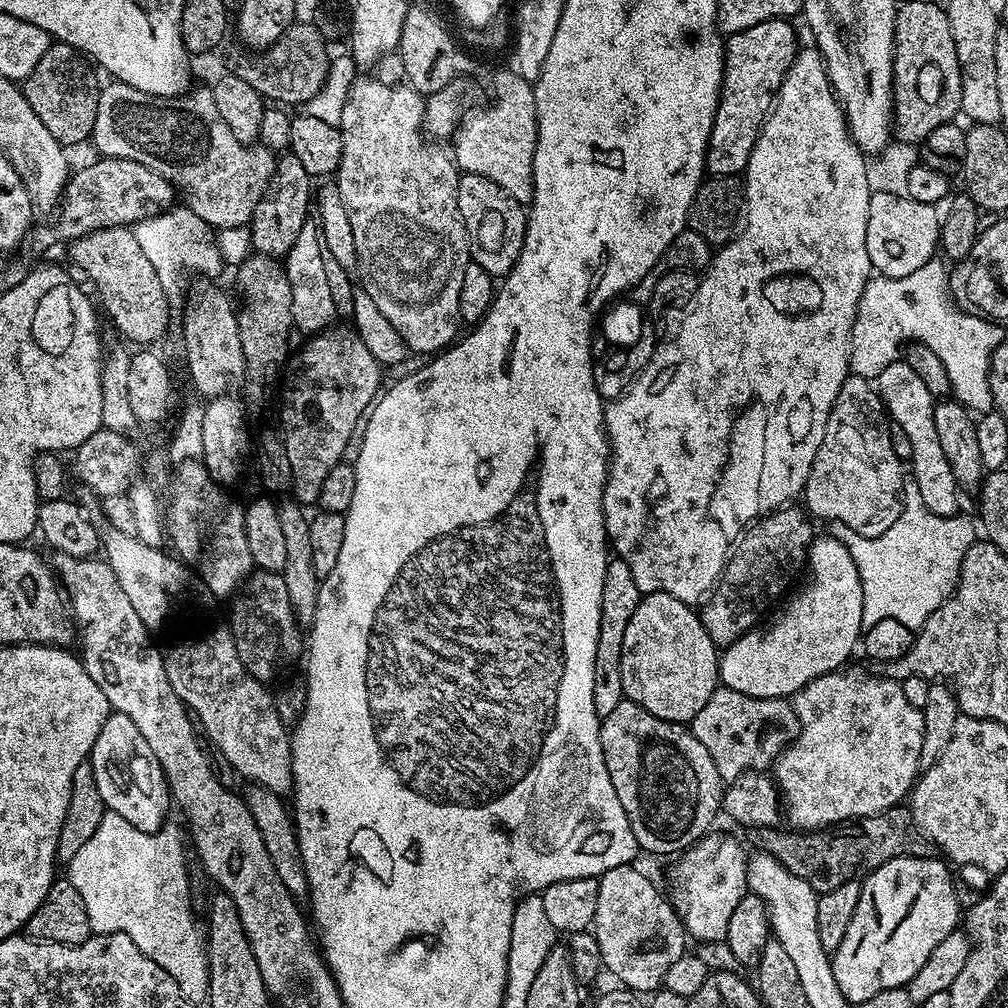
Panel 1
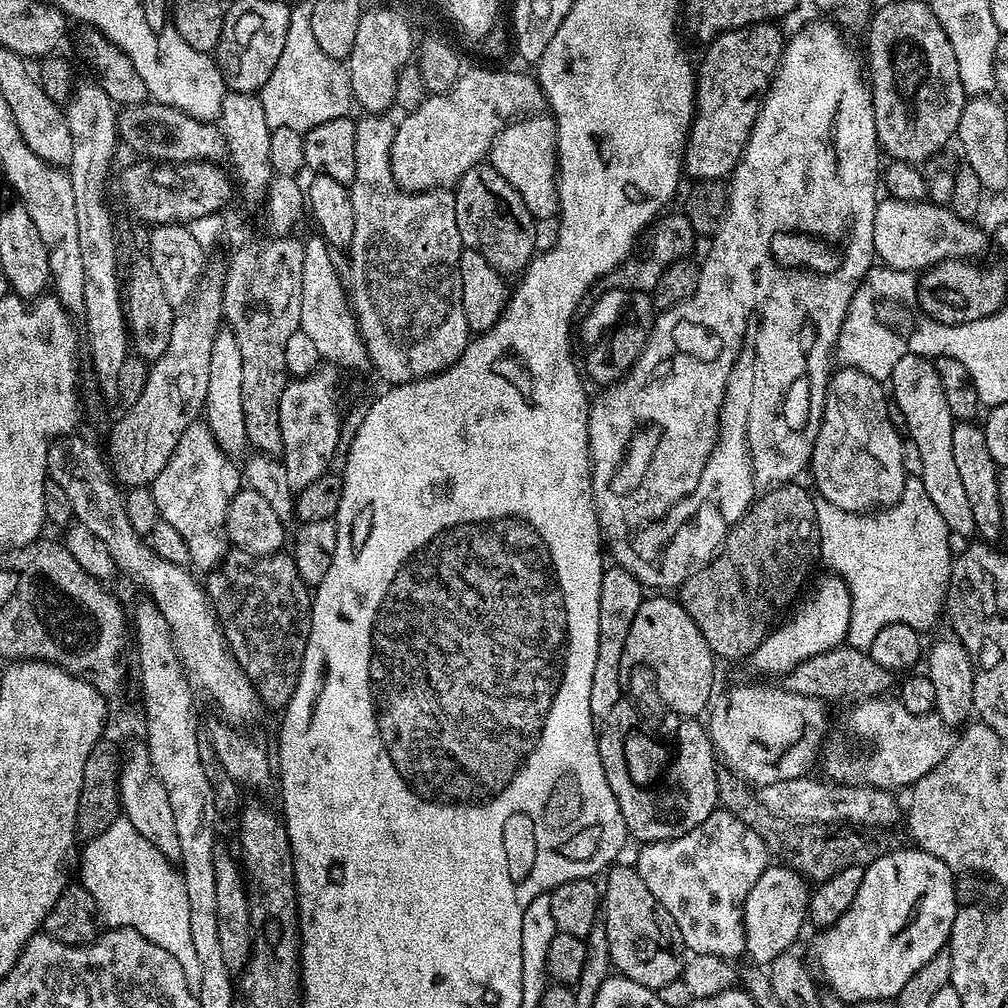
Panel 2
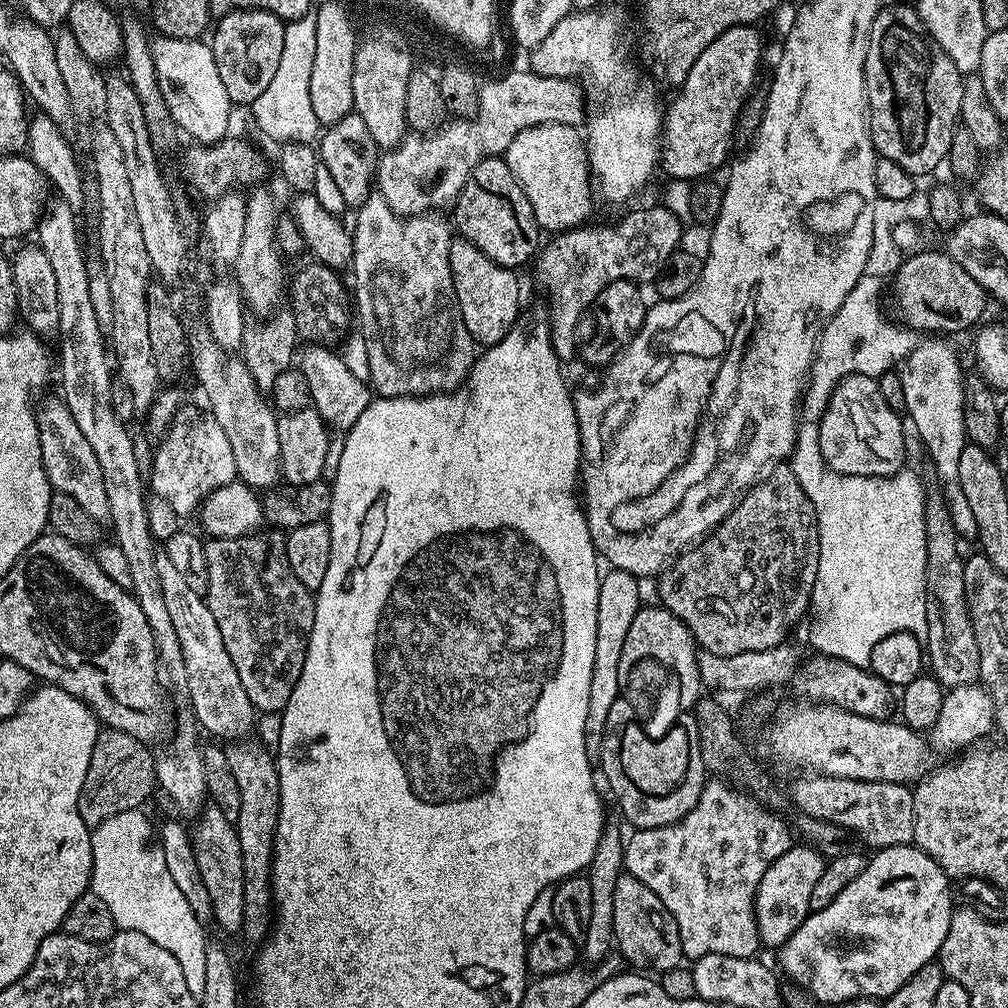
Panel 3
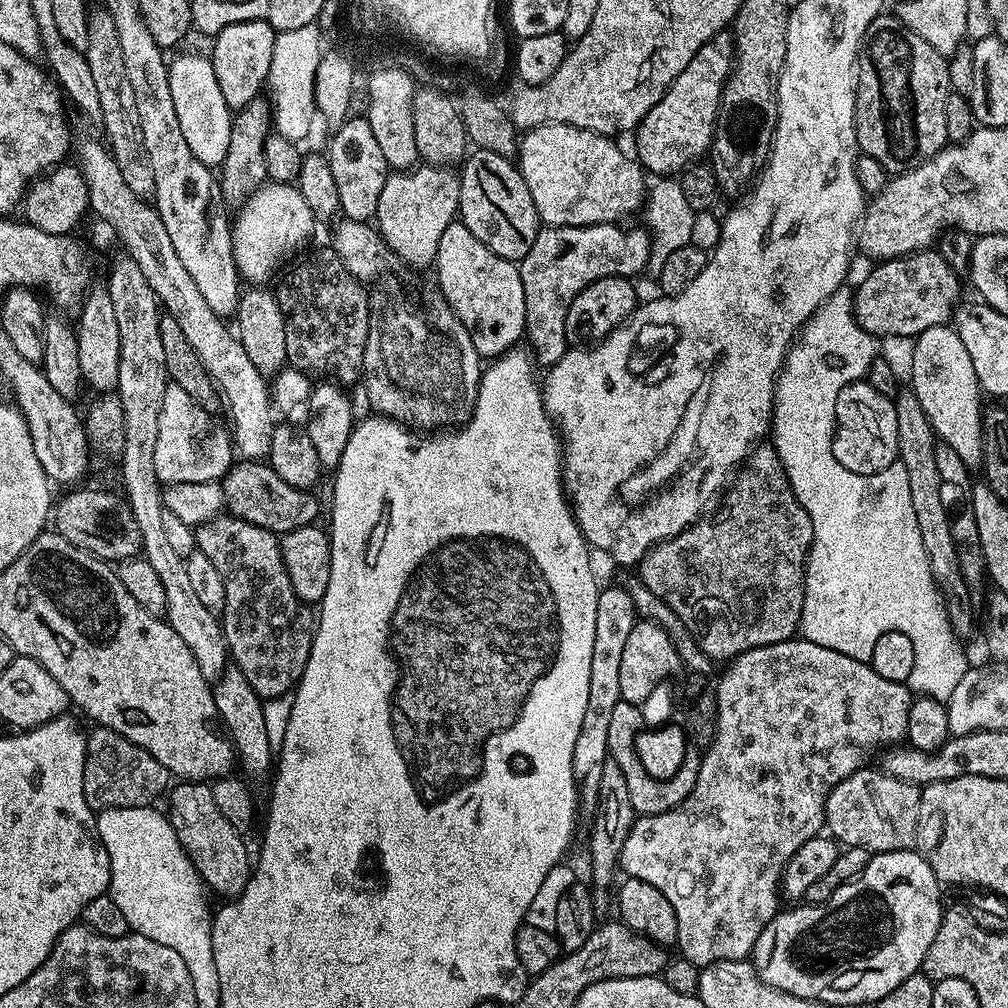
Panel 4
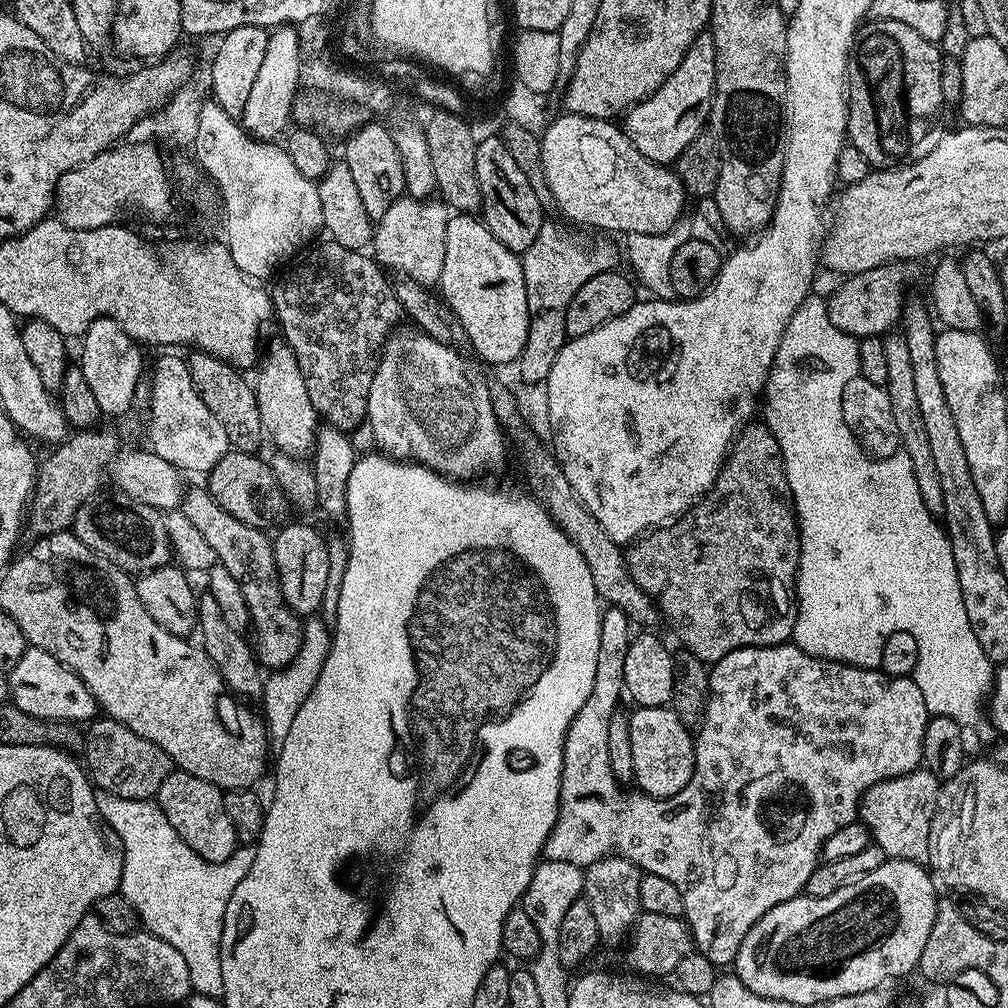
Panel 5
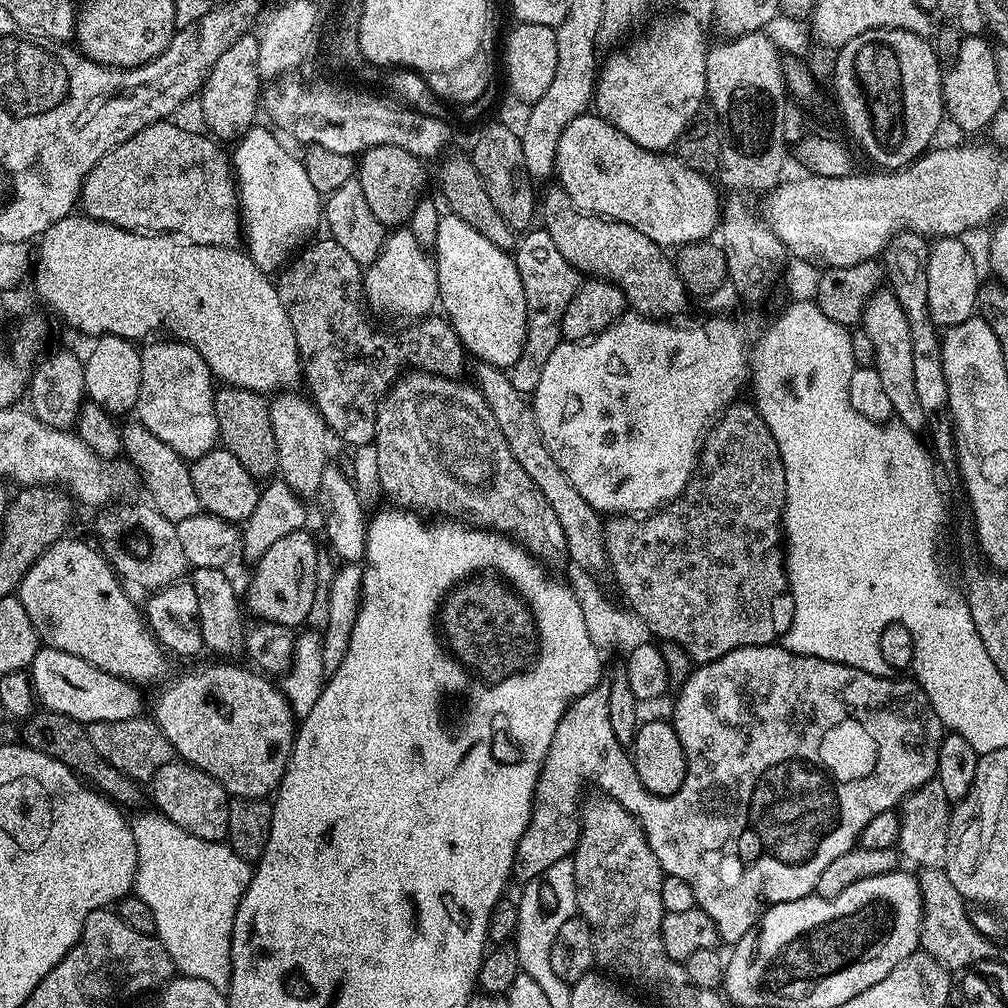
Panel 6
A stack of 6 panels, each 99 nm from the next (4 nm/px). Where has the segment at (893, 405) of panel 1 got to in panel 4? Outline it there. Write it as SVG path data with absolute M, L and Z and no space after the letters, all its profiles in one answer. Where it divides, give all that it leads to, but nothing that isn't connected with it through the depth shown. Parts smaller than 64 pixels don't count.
M955 334L915 337L912 348L912 384L910 391L918 398L932 429L943 443L957 451L969 466L984 463L984 413L980 406L982 387L962 338Z

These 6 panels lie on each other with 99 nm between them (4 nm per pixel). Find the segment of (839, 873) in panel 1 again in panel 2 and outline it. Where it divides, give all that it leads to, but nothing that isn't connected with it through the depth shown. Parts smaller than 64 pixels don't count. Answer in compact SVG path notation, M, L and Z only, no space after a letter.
M717 767L716 785L719 807L725 812L734 814L738 822L746 822L746 826L754 830L758 838L762 838L769 857L775 858L787 868L792 868L808 882L834 878L834 874L838 874L838 870L846 870L846 866L870 865L890 851L889 833L882 828L865 828L847 822L799 824L778 818L778 814L770 814L770 810L762 806L757 789L728 767Z

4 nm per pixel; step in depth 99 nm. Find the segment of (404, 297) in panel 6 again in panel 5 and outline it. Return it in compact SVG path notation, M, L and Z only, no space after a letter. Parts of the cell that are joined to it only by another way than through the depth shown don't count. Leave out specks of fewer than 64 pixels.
M405 194L393 202L386 214L382 214L382 218L374 224L374 256L381 269L389 273L397 272L397 277L419 284L439 285L442 262L446 262L449 215L449 207L440 198L415 200L413 196Z

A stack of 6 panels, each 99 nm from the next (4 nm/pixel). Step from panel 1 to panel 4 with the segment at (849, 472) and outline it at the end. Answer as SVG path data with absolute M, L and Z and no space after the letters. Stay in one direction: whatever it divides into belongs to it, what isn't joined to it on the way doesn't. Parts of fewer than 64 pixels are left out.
M867 382L848 384L838 394L836 419L832 432L834 458L854 474L869 476L886 466L897 463L898 414L893 397L883 396Z

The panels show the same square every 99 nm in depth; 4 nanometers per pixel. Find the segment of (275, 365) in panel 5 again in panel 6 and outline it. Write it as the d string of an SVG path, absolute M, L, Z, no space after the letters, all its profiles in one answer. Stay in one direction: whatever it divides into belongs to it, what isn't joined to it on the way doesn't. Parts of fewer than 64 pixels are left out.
M284 390L271 397L268 413L270 426L274 428L274 442L278 446L278 476L290 490L302 498L315 497L322 472L330 465L328 440L330 433L320 411L305 395L295 396L292 390Z

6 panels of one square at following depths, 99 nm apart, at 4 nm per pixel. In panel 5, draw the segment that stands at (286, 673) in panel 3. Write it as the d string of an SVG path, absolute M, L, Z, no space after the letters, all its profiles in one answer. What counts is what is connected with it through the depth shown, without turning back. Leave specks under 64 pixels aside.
M204 486L187 489L182 510L186 518L190 518L190 522L194 522L198 530L202 530L206 542L210 542L210 550L214 550L218 563L230 570L234 582L238 582L242 590L242 598L246 598L254 655L259 660L261 669L284 669L294 662L295 655L298 654L303 634L302 620L282 598L269 533L254 526L246 526L246 522L238 522L234 514L226 514L226 510L222 510L222 506L214 502L214 498Z

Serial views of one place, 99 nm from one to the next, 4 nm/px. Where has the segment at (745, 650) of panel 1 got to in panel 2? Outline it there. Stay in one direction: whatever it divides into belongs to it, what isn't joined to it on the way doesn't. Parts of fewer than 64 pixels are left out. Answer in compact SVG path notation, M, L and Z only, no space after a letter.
M827 575L817 582L816 589L808 597L805 595L795 605L796 613L785 624L777 623L768 637L752 651L750 663L762 675L783 677L793 672L802 662L839 648L847 641L850 626L850 590L841 576Z

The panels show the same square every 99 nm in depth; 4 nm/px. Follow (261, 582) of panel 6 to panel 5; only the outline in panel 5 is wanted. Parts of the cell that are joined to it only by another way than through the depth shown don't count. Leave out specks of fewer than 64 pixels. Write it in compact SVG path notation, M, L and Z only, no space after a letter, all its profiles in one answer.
M285 523L275 533L277 536L272 540L274 562L278 570L282 598L297 616L307 618L321 611L326 578L329 577L329 541L320 537L319 530L308 524L292 523Z

